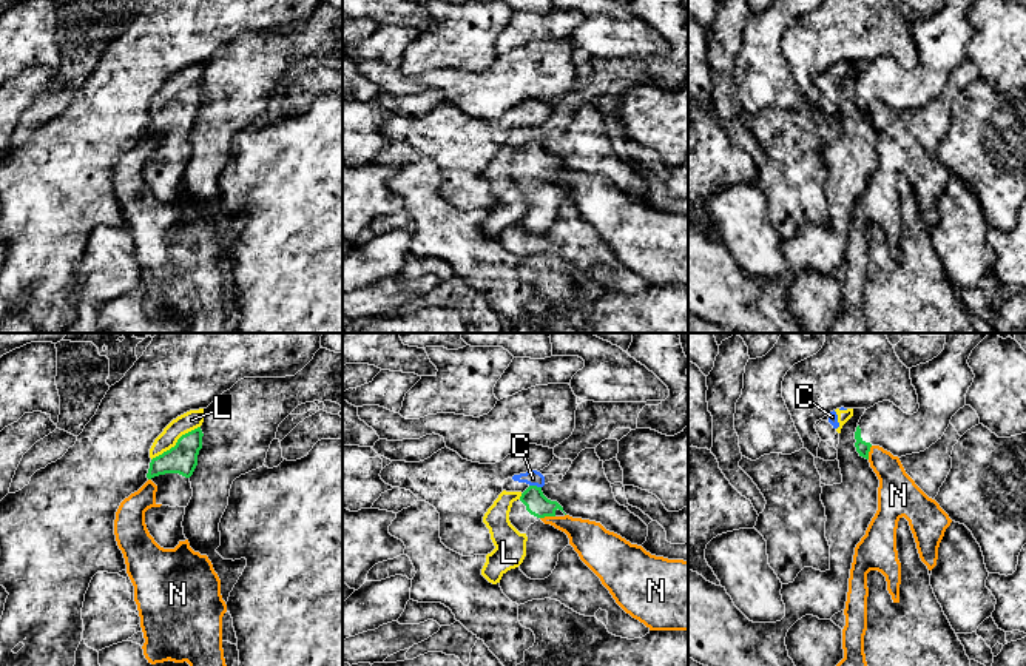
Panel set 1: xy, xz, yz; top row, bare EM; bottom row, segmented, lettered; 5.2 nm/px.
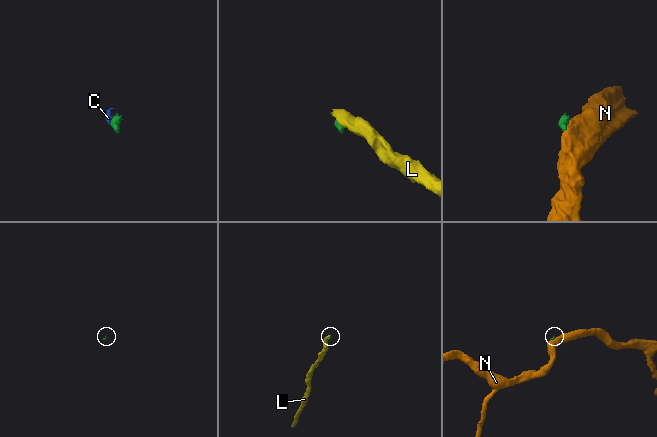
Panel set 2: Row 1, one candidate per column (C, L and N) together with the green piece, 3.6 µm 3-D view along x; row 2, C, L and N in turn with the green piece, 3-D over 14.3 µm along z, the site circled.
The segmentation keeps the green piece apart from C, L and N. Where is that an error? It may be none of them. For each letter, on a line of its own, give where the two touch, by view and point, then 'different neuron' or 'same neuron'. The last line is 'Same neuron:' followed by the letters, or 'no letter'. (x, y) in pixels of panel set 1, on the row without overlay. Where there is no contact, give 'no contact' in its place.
C: xz (536, 141) | different neuron
L: xy (176, 97) | different neuron
N: xz (546, 170) | different neuron
Same neuron: no letter

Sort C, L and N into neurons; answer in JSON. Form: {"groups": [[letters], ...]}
{"groups": [["C", "L"], ["N"]]}

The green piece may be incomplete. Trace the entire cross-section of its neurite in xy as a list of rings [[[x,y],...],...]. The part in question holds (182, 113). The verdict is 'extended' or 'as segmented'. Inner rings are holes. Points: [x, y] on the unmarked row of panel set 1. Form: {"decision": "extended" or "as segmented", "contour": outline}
{"decision": "extended", "contour": [[[201,82],[182,89],[176,100],[150,117],[147,133],[157,140],[156,162],[145,166],[145,179],[154,196],[164,204],[174,204],[184,190],[184,170],[193,143],[190,131],[202,103]]]}

